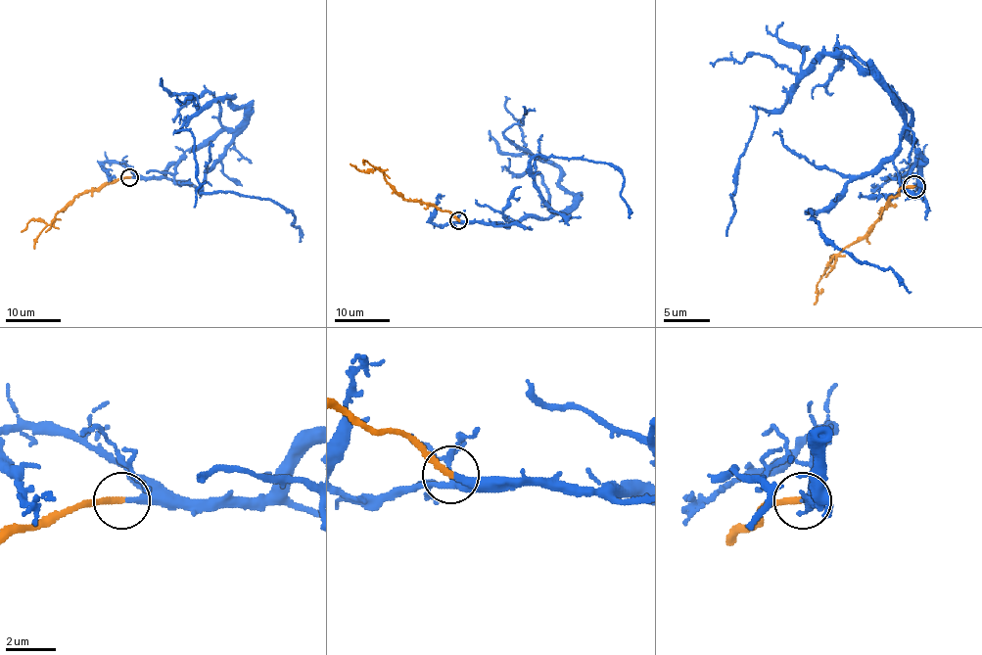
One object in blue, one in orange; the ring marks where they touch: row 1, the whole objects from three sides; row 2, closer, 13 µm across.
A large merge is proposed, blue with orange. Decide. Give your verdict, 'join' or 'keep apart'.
join

